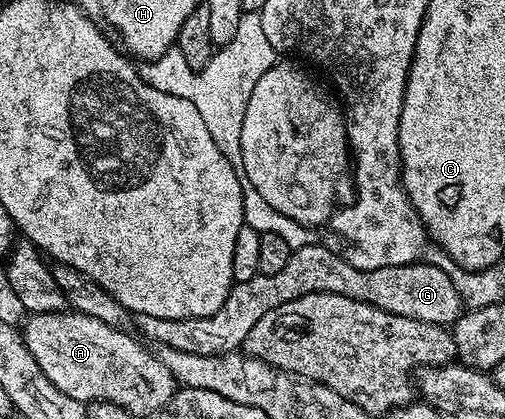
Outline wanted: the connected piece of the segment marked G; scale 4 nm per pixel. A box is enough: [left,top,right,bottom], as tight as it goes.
[132,244,464,356]

